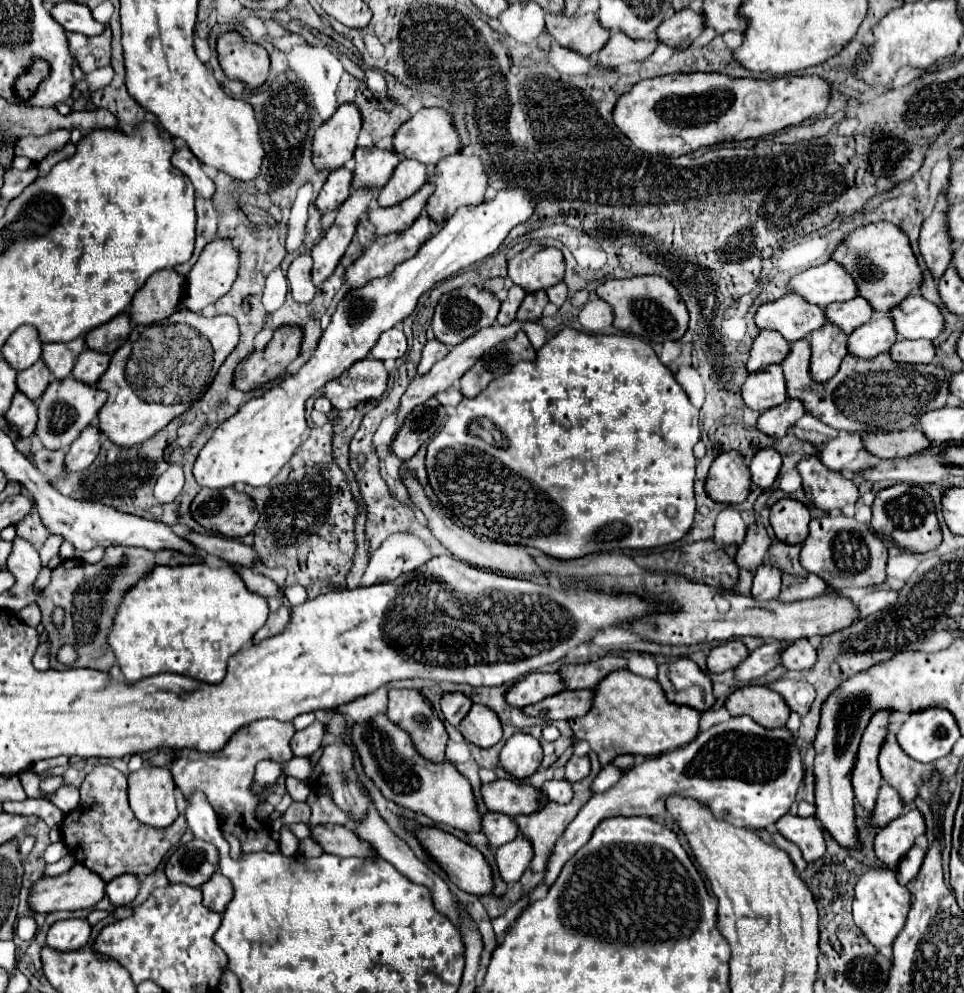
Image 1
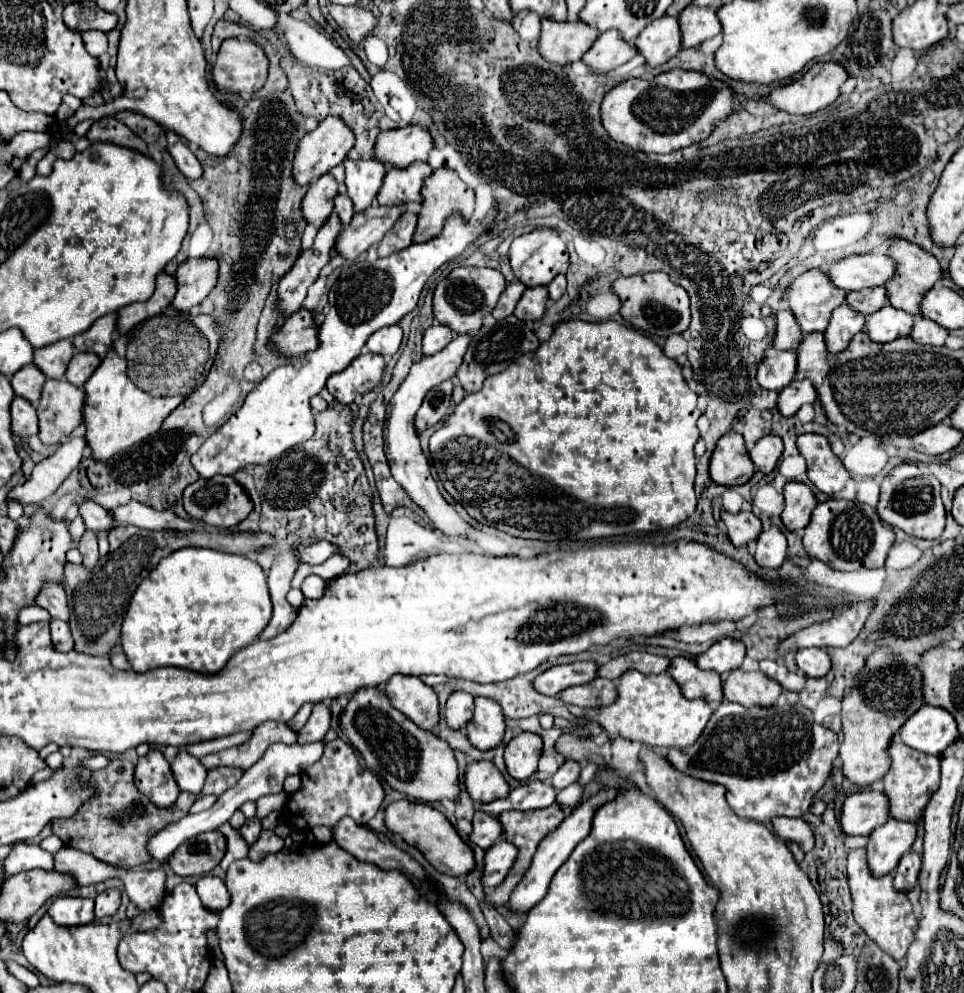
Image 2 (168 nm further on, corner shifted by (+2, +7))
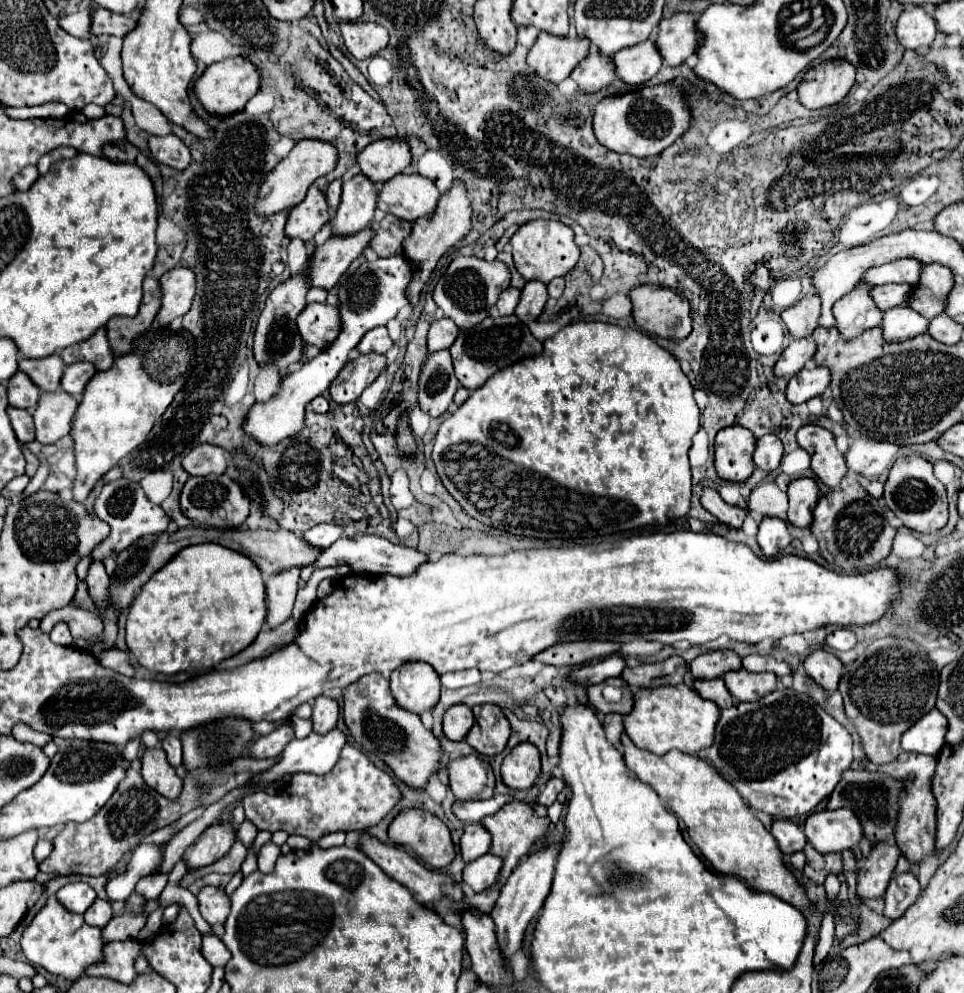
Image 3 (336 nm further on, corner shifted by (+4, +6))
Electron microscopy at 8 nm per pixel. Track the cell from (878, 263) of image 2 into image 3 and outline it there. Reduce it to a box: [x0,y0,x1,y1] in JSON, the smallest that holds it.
[864,259,920,287]

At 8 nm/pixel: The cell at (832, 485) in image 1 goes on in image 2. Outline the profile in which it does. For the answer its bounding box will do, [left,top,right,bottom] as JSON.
[798,434,850,496]

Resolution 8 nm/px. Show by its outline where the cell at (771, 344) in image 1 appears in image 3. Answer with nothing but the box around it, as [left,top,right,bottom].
[782,295,820,339]

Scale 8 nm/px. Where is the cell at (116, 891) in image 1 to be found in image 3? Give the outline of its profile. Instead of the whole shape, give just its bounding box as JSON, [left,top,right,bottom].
[84,899,112,927]

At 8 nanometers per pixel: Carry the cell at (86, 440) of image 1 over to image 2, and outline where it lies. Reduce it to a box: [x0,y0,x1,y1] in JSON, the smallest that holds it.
[8,436,86,506]

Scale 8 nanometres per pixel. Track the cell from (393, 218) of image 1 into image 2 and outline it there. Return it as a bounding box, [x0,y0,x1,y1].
[334,206,404,260]

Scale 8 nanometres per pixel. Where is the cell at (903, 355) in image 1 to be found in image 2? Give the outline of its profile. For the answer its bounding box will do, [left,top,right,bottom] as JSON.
[910,318,948,346]

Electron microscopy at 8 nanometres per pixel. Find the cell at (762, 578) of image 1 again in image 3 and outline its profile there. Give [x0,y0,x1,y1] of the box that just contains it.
[758,517,792,557]

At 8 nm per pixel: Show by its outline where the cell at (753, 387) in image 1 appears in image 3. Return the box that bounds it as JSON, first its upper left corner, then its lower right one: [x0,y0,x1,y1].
[774,339,816,379]

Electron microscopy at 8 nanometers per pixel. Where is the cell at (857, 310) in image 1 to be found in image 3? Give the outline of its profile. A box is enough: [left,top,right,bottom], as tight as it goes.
[870,283,912,311]

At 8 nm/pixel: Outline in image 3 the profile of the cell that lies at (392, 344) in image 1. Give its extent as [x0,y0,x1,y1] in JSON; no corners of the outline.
[358,327,394,355]

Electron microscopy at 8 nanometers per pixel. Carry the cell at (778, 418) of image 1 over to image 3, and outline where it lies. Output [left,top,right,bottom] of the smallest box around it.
[786,367,830,405]

